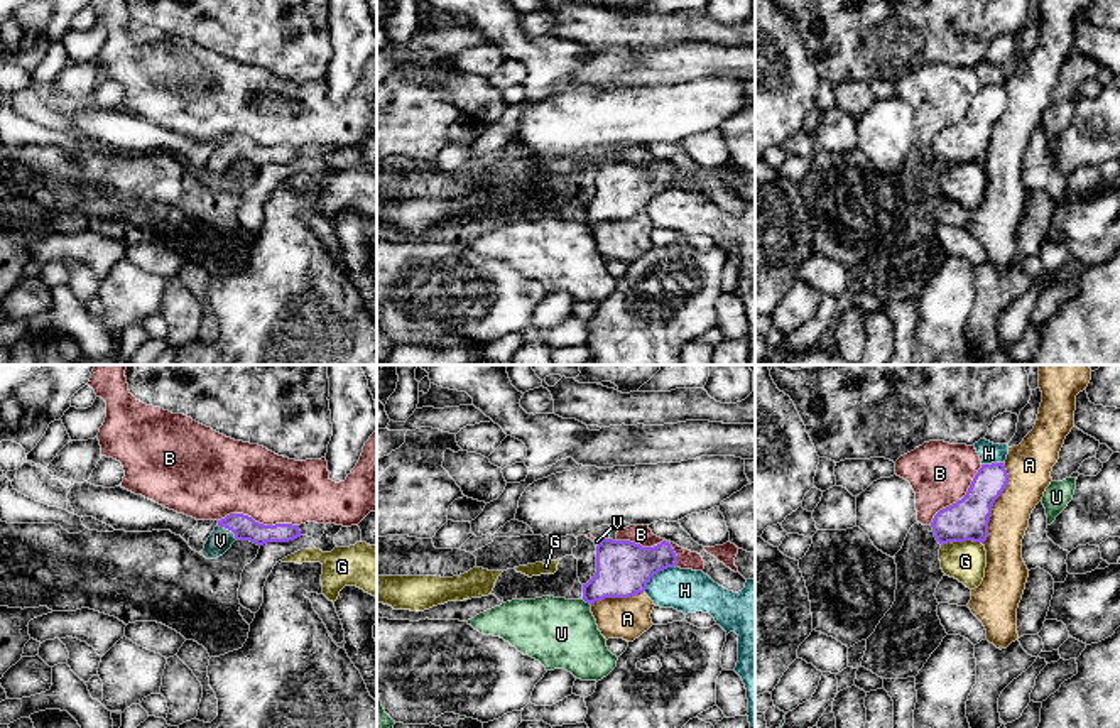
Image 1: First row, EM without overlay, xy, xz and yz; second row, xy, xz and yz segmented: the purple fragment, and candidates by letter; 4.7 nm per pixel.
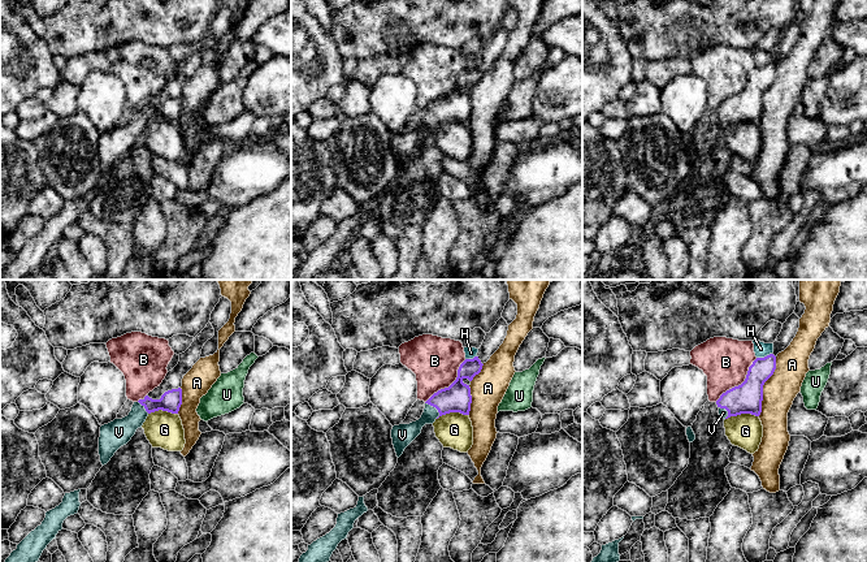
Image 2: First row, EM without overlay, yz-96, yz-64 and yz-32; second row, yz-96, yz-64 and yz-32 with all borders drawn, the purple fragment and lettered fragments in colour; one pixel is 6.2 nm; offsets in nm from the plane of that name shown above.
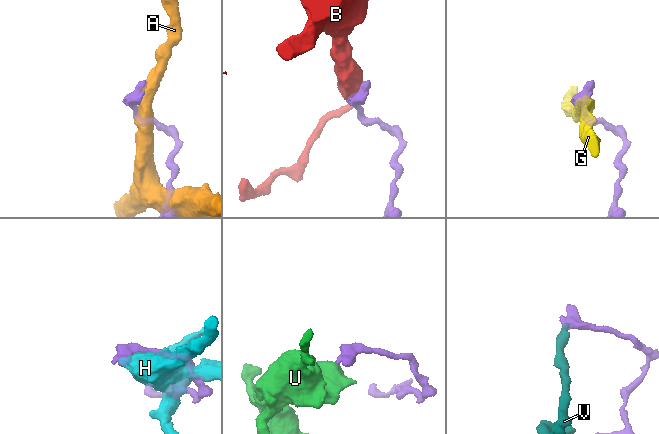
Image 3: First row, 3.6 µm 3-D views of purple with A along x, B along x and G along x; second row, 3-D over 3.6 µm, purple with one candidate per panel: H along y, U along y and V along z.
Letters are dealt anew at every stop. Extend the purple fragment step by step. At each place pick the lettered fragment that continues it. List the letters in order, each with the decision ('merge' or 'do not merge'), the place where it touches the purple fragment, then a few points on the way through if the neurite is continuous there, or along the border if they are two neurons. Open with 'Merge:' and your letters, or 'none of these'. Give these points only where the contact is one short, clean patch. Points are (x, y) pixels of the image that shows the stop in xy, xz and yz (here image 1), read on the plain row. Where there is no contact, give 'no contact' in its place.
Merge: V
A: do not merge | yz (994, 124)
B: do not merge | xy (257, 144)
G: do not merge | yz (962, 162)
H: do not merge | xz (657, 193)
U: do not merge | xz (587, 223) | along xz (581, 220), (590, 227)
V: merge | xy (228, 151) | across xy (244, 149), (228, 151), (220, 162)

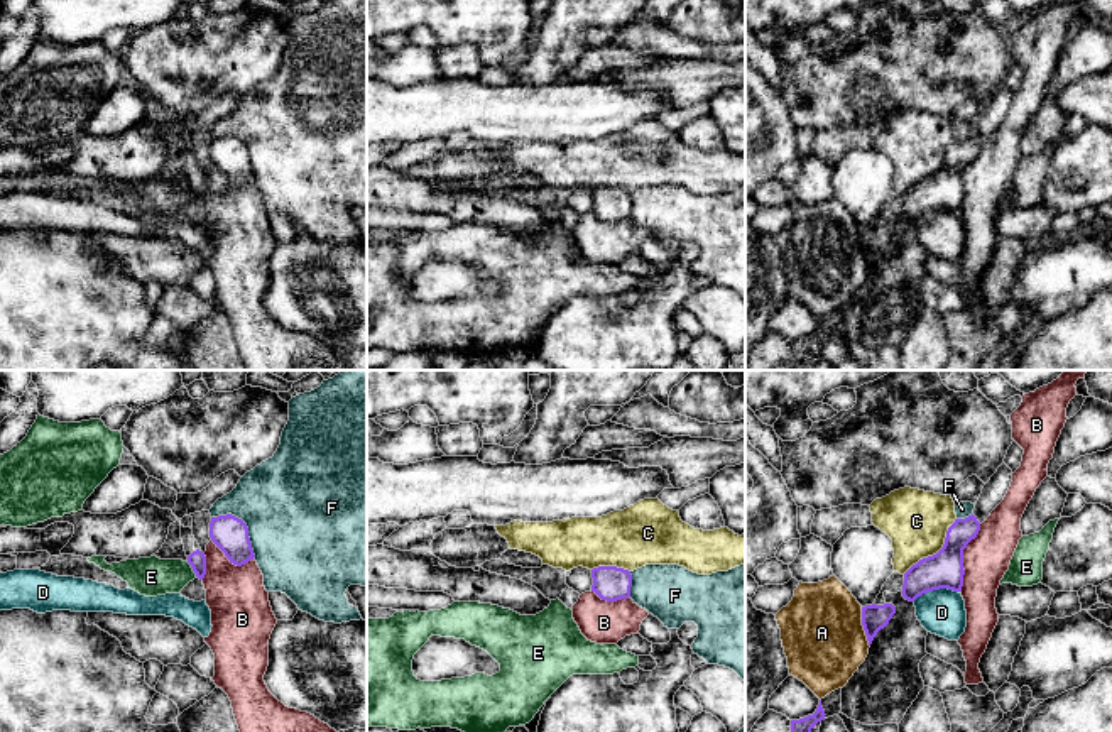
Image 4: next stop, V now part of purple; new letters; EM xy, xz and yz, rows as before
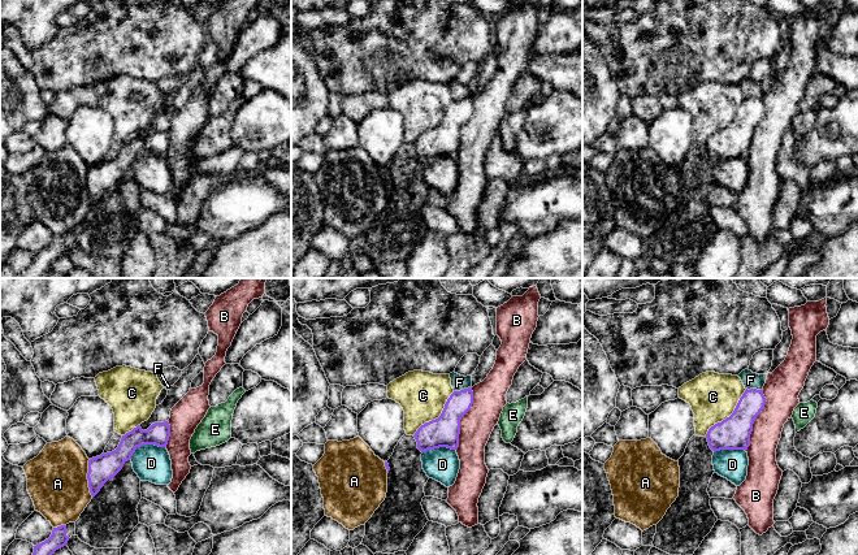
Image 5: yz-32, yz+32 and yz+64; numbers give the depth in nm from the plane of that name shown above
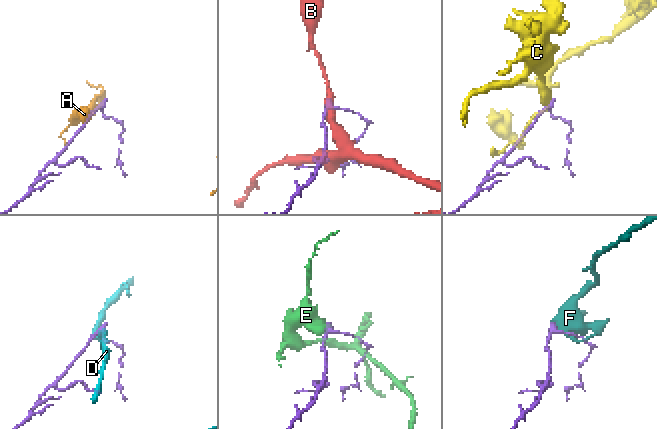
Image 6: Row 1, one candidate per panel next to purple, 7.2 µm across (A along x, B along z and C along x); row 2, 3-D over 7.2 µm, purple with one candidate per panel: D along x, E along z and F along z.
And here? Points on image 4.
Merge: none of these
A: do not merge | yz (864, 249)
B: do not merge | yz (962, 180)
C: do not merge | yz (938, 173)
D: do not merge | yz (935, 210)
E: do not merge | xy (191, 188) | along xy (186, 181), (198, 198)
F: do not merge | xy (245, 146)

